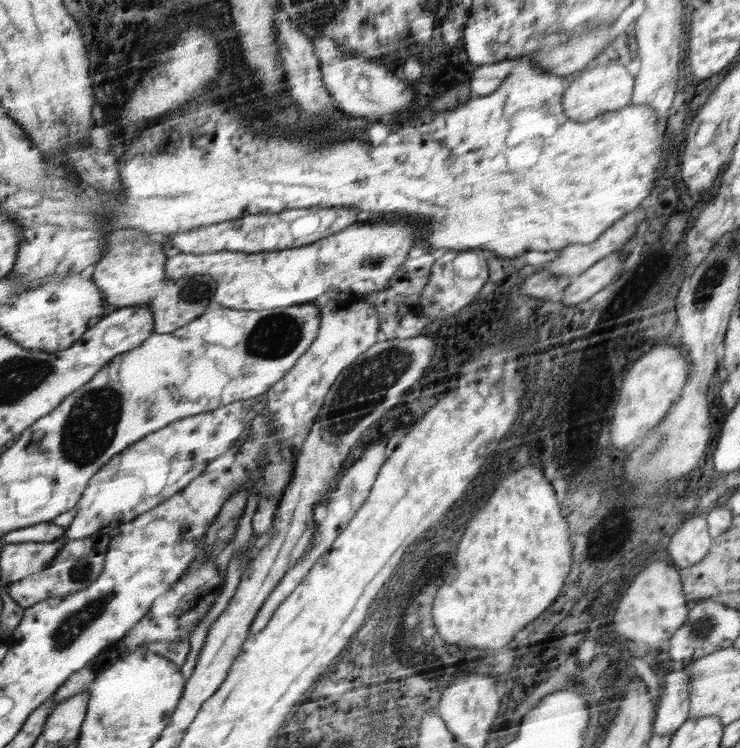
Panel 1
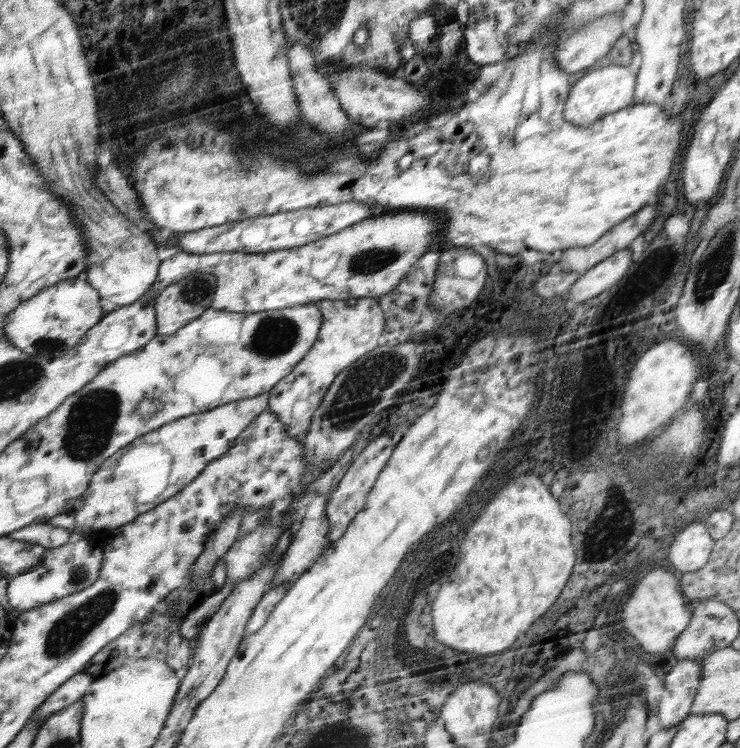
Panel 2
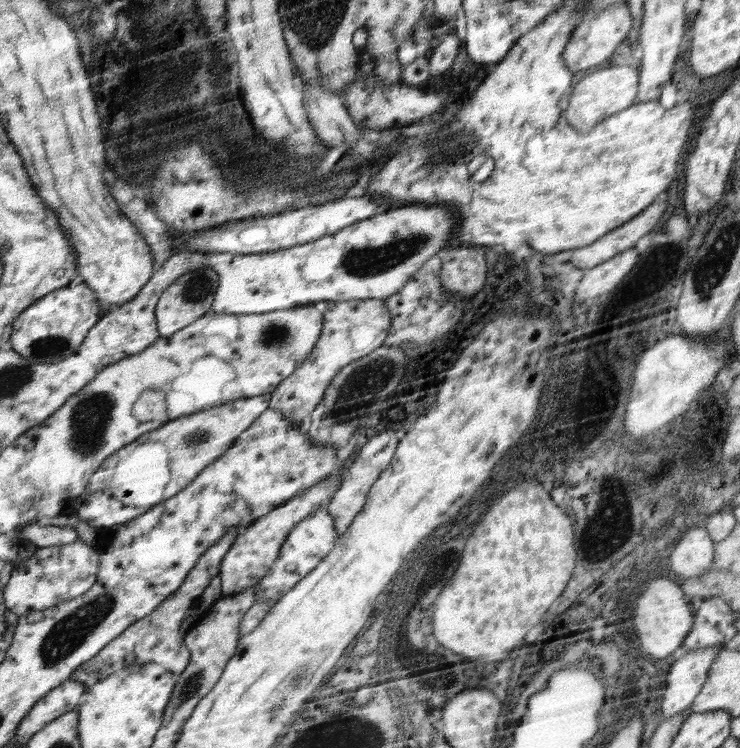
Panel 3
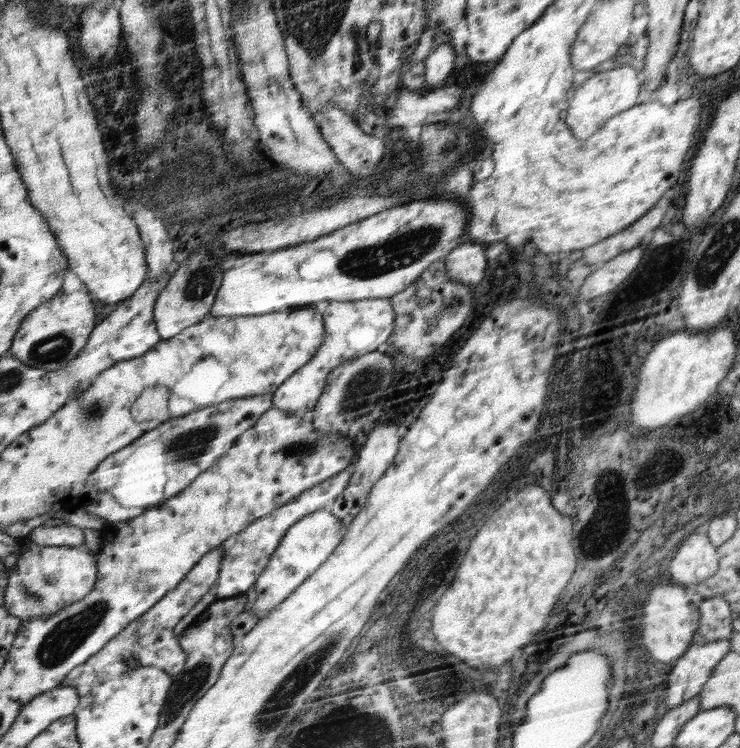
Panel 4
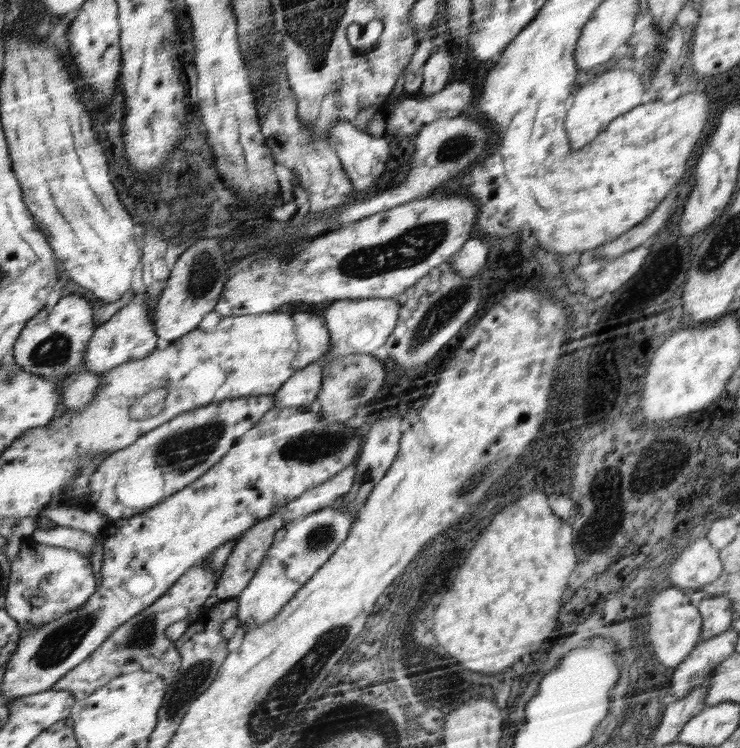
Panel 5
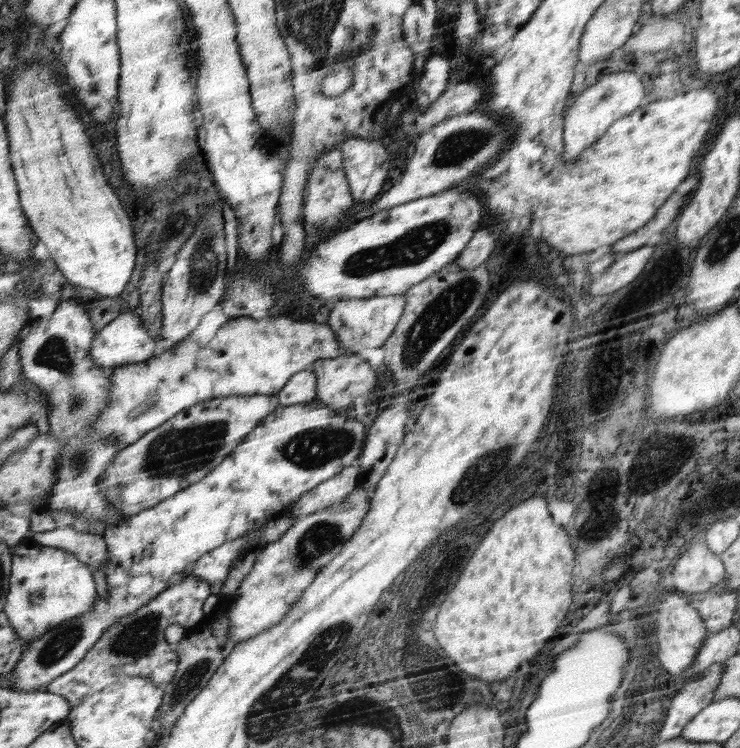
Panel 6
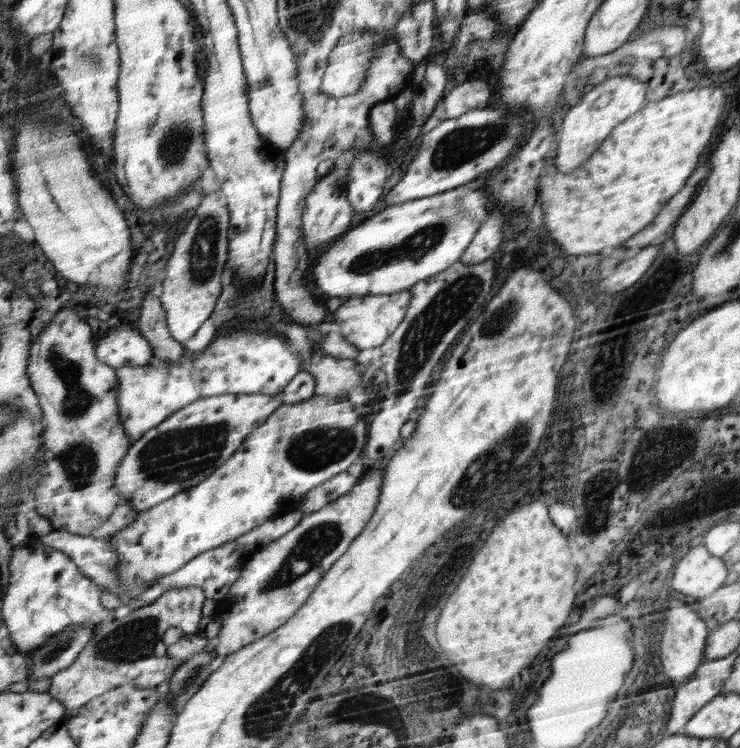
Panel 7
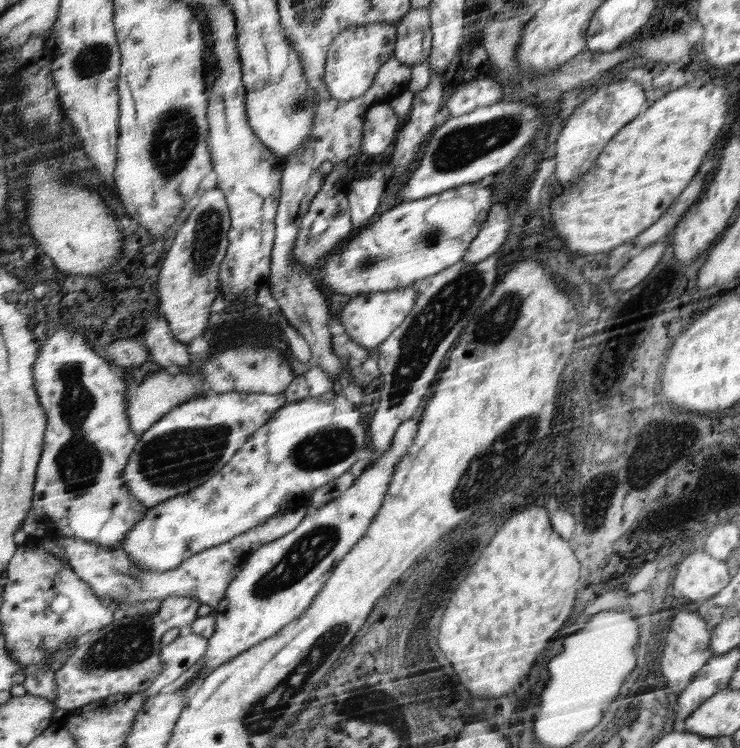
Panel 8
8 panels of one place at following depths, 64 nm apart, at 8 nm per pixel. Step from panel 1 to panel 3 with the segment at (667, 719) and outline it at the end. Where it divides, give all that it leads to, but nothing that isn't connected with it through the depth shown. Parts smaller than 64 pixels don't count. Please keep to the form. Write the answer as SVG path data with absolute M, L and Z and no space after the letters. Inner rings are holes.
M724 646L700 648L676 656L667 674L664 696L660 702L664 720L684 712L684 708L691 706L708 677L712 661L722 648Z

